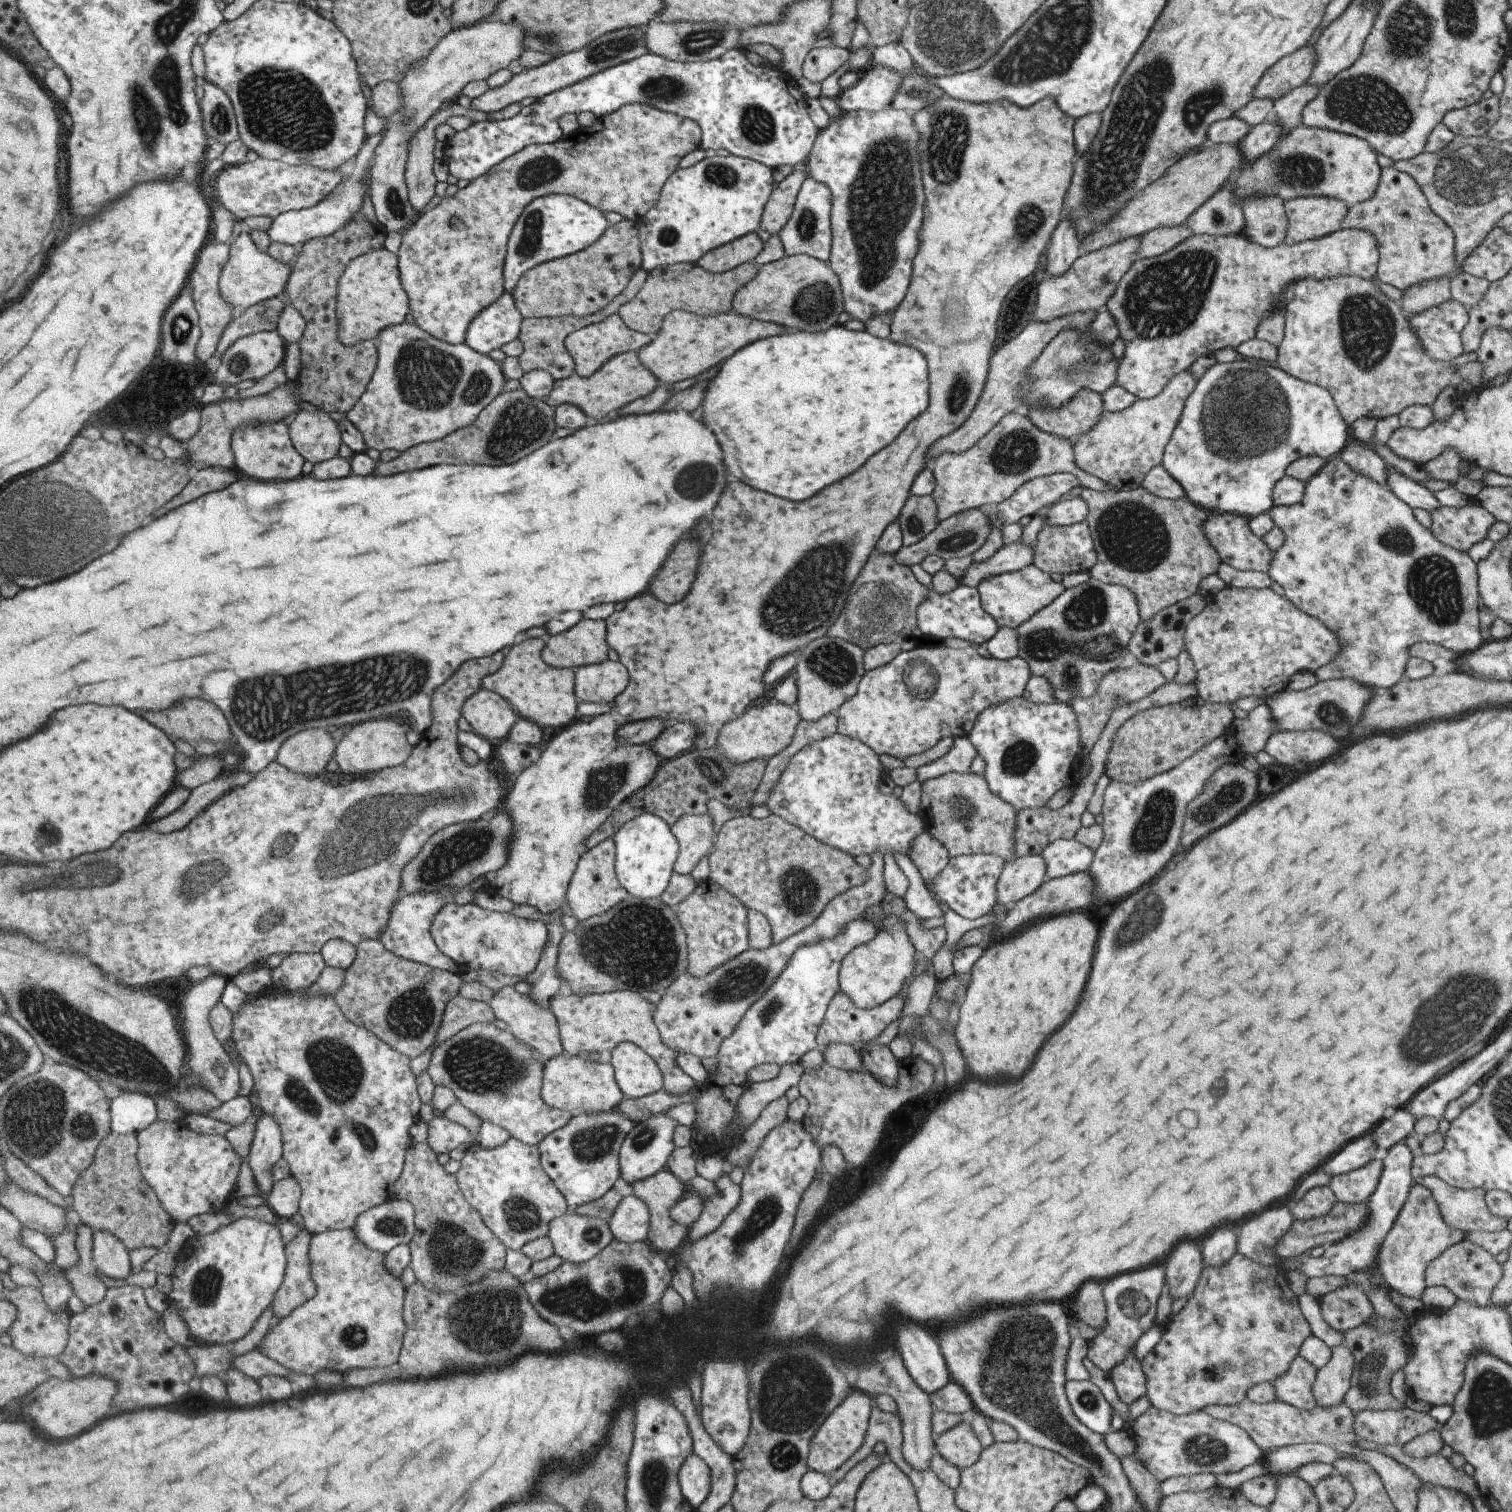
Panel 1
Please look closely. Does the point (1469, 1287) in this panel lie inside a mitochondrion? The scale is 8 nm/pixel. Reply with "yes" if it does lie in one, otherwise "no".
yes

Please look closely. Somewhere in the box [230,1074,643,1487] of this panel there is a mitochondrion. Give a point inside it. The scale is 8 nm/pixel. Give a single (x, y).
(472, 1318)

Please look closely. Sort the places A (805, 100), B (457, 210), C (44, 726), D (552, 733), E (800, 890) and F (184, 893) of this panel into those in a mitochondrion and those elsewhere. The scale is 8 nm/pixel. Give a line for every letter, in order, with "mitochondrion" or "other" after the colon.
A: other
B: other
C: other
D: other
E: mitochondrion
F: mitochondrion

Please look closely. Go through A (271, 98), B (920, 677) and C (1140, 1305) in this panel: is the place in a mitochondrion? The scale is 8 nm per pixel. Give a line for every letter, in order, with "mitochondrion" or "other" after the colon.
A: mitochondrion
B: mitochondrion
C: mitochondrion

